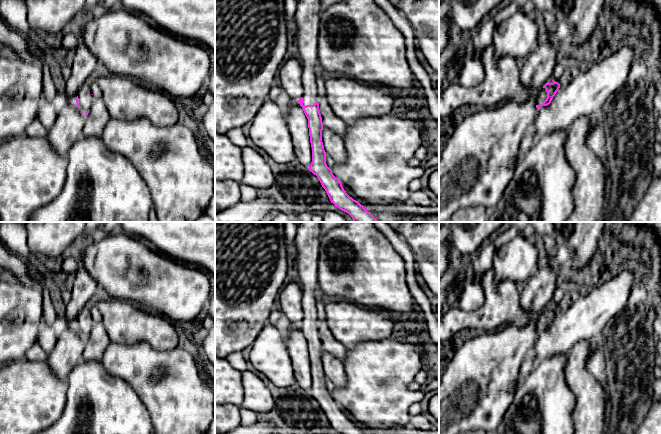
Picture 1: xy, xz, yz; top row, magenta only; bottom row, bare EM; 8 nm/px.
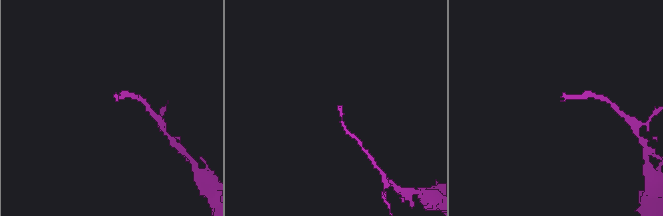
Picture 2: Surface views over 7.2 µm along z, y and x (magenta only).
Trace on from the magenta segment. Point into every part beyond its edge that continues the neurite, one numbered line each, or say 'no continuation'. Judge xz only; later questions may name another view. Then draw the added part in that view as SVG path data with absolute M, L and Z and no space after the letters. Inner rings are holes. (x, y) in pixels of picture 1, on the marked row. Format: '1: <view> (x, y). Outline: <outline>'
1: xz (305, 31). Outline: M299 0L292 26L298 59L303 68L303 105L318 102L317 76L321 72L318 59L321 0Z

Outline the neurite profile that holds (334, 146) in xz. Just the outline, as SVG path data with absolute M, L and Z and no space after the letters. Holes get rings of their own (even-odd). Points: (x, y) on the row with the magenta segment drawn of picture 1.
M323 127L322 142L326 155L331 156L336 164L343 164L346 161L344 139L341 136Z

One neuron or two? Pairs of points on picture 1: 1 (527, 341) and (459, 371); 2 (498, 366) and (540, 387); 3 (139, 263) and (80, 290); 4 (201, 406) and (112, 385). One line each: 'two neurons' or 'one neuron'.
1: one neuron
2: two neurons
3: two neurons
4: two neurons

